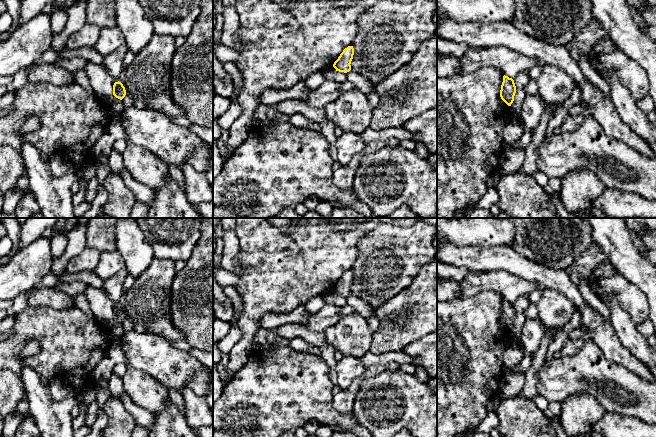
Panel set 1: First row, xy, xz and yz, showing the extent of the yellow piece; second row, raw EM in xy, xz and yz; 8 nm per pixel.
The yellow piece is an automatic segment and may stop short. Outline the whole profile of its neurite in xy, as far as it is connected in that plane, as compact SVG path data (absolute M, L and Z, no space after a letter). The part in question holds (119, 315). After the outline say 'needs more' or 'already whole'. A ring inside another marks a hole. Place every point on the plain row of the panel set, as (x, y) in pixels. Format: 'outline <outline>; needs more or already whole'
outline M87 286L84 294L92 313L102 325L108 326L113 319L120 324L125 321L125 311L121 306L114 305L105 289Z; needs more

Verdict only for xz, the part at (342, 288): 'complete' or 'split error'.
split error

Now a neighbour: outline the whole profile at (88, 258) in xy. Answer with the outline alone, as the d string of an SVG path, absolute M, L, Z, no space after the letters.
M85 247L78 255L69 260L67 273L77 273L84 270L93 271L100 259L101 252L97 249Z

